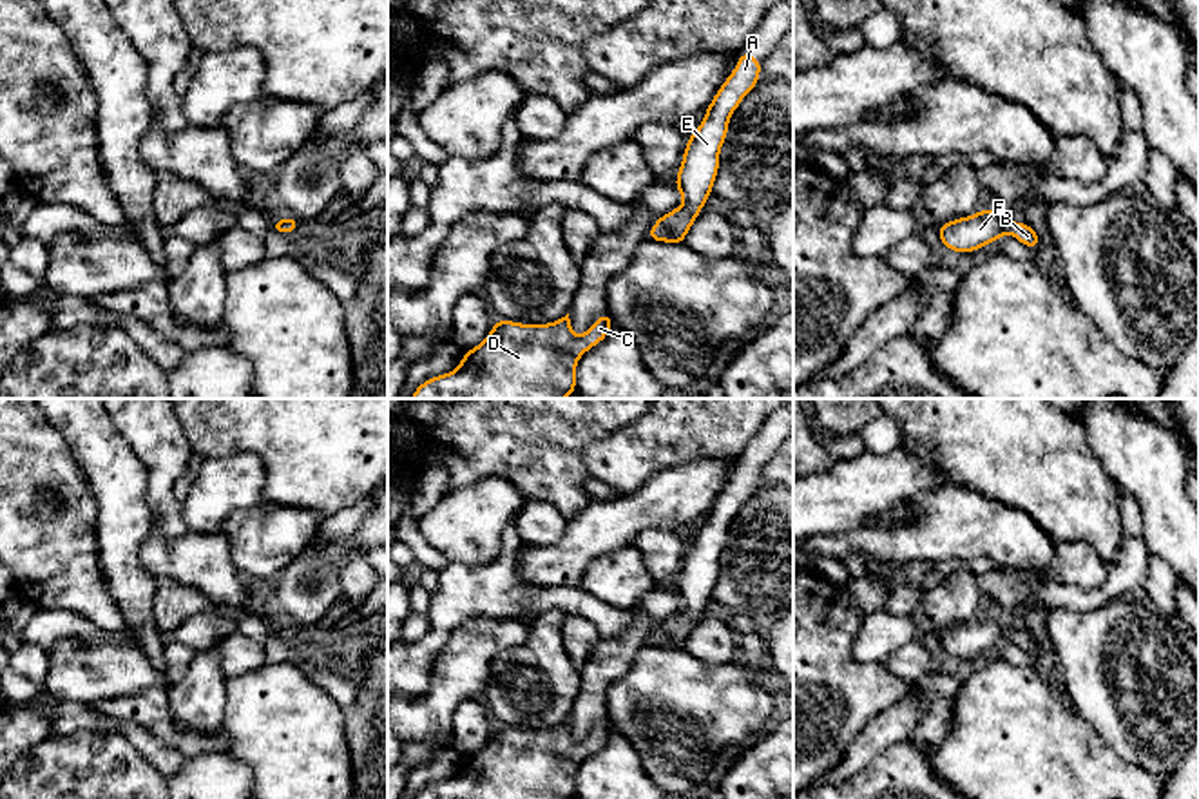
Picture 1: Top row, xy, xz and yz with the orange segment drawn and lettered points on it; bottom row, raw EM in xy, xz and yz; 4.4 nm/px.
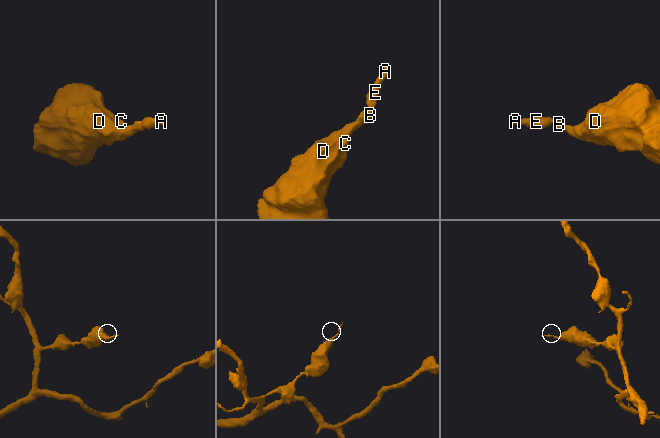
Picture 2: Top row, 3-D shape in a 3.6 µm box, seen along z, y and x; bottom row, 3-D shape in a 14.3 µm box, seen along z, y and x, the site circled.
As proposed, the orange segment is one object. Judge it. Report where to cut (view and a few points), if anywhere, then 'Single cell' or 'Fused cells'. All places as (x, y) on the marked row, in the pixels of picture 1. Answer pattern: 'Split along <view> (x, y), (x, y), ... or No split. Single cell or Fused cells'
No split. Single cell

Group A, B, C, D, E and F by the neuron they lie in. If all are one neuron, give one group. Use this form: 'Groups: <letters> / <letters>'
Groups: A B C D E F

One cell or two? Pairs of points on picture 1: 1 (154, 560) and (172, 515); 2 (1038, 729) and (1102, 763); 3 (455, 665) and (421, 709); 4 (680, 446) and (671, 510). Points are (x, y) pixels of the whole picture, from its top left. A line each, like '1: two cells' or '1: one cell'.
1: two cells
2: one cell
3: one cell
4: two cells

